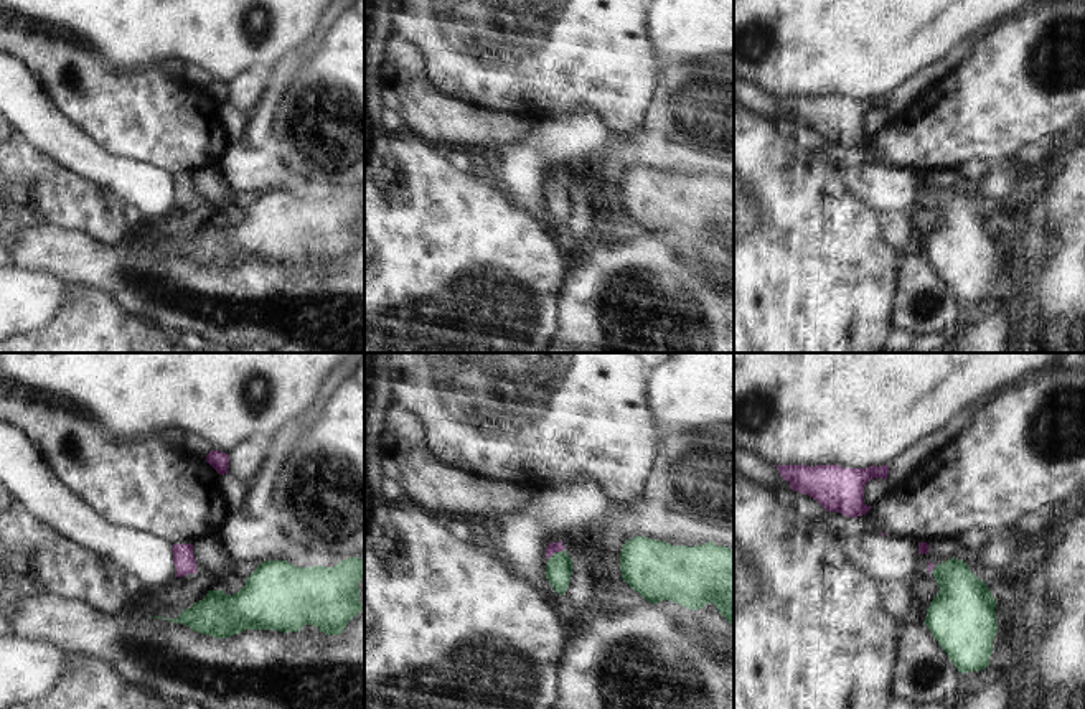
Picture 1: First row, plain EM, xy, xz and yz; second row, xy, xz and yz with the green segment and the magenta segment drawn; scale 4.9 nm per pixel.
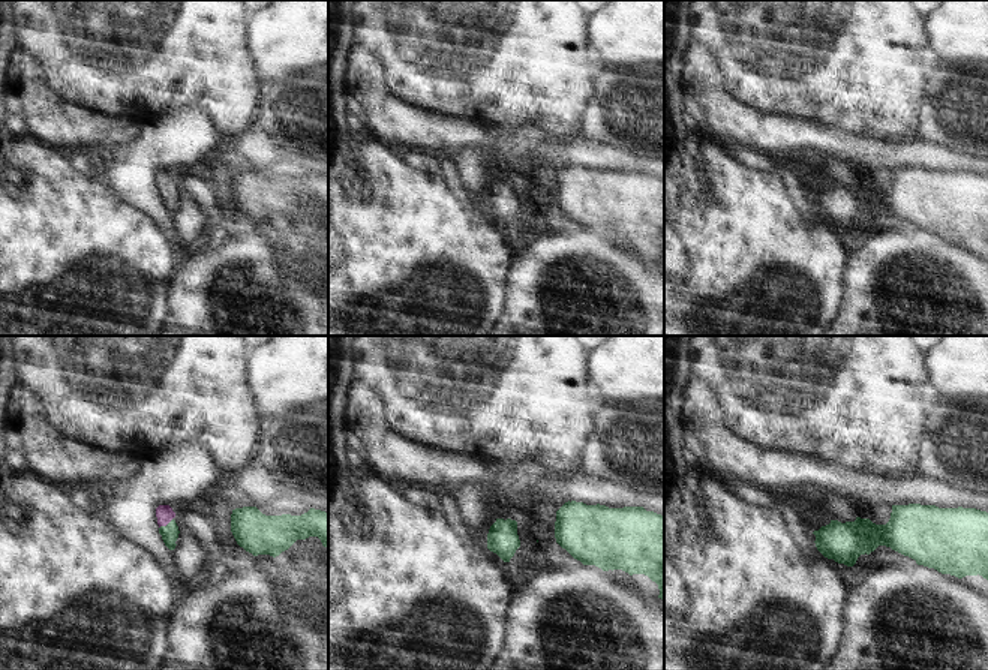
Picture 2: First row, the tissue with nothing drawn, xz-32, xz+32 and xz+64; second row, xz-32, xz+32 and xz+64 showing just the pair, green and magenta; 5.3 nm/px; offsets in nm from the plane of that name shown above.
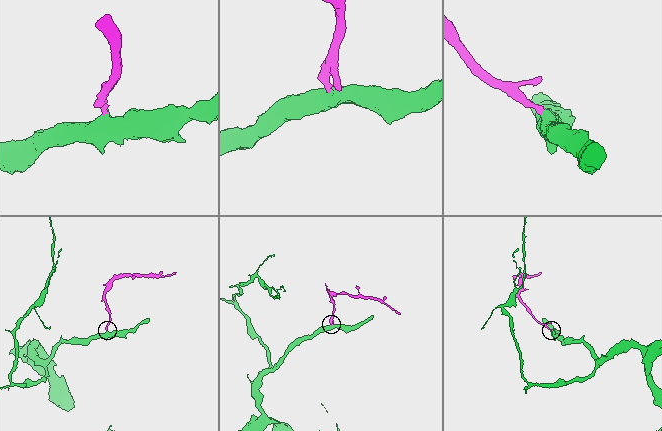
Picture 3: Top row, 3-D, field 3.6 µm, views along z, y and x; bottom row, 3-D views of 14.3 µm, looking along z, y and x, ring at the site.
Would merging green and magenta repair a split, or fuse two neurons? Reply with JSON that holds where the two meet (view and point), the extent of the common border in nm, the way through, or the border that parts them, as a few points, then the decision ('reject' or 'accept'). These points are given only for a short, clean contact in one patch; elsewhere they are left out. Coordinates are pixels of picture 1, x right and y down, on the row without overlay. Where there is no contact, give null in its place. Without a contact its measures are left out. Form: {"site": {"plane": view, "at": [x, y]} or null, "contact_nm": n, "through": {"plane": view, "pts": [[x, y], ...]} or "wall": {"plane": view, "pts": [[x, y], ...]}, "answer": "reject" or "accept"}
{"site": {"plane": "xz", "at": [554, 183]}, "contact_nm": 90, "through": {"plane": "xz", "pts": [[559, 197], [554, 183], [553, 178]]}, "answer": "accept"}

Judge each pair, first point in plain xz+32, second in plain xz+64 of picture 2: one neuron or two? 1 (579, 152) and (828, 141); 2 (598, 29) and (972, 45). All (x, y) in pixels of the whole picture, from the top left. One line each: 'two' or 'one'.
1: one
2: one

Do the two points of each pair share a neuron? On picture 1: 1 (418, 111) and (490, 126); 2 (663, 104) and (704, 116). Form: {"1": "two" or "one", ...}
{"1": "one", "2": "one"}

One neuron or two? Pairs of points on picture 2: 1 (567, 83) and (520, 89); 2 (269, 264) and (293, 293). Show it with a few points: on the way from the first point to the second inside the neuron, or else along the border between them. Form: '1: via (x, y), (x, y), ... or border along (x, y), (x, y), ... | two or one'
1: via (555, 83), (532, 83) | one
2: via (272, 272), (285, 285) | one

